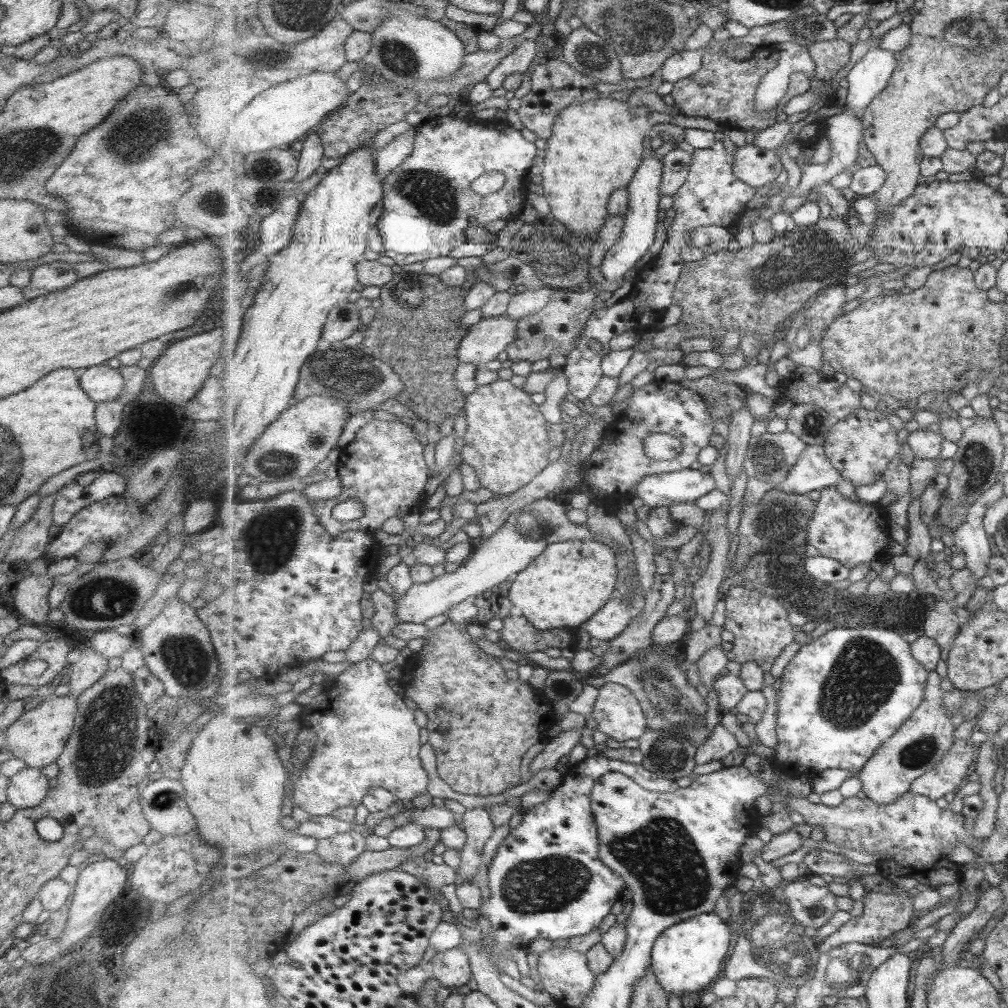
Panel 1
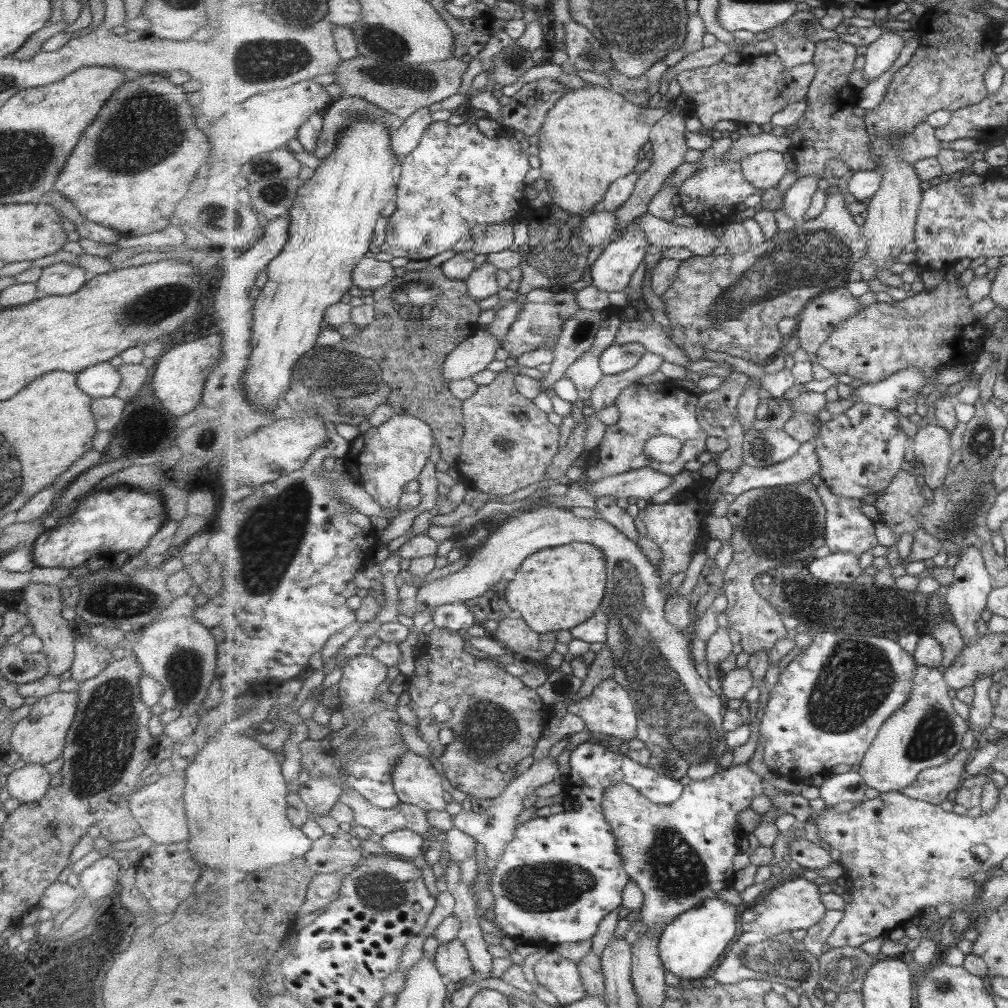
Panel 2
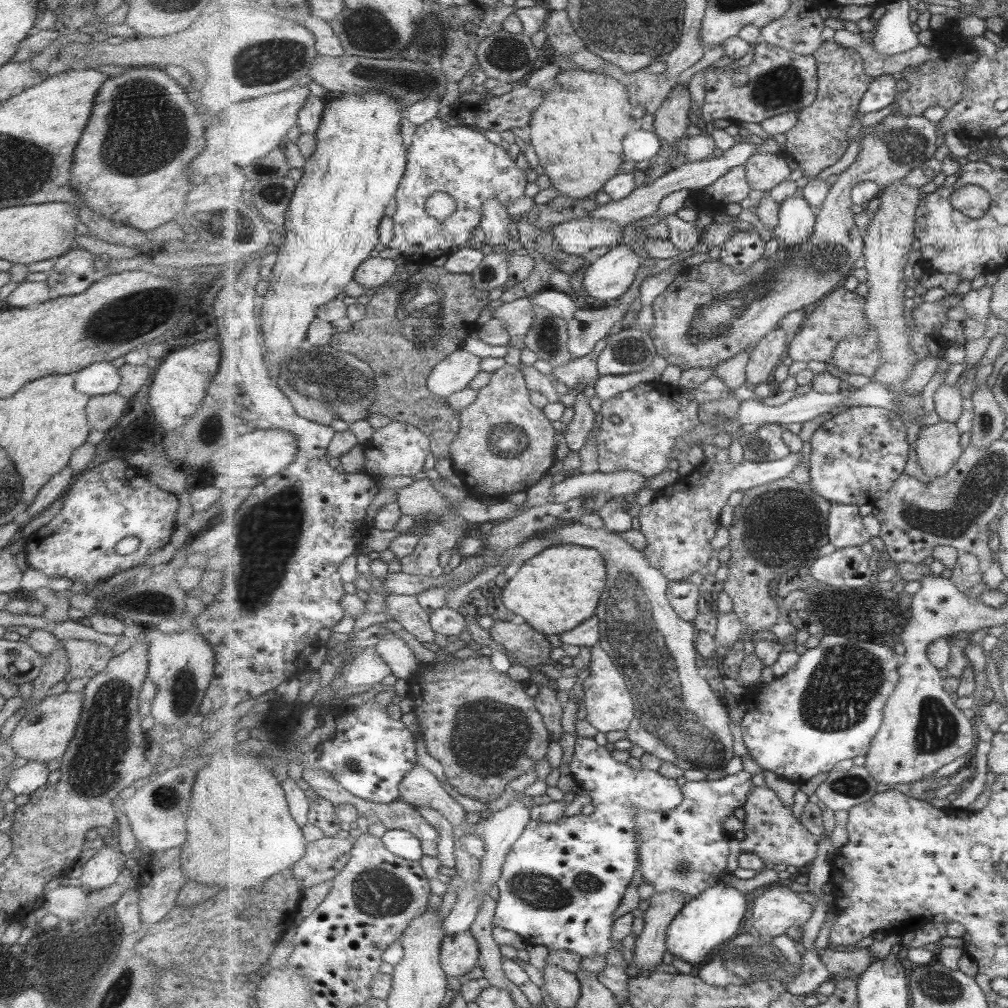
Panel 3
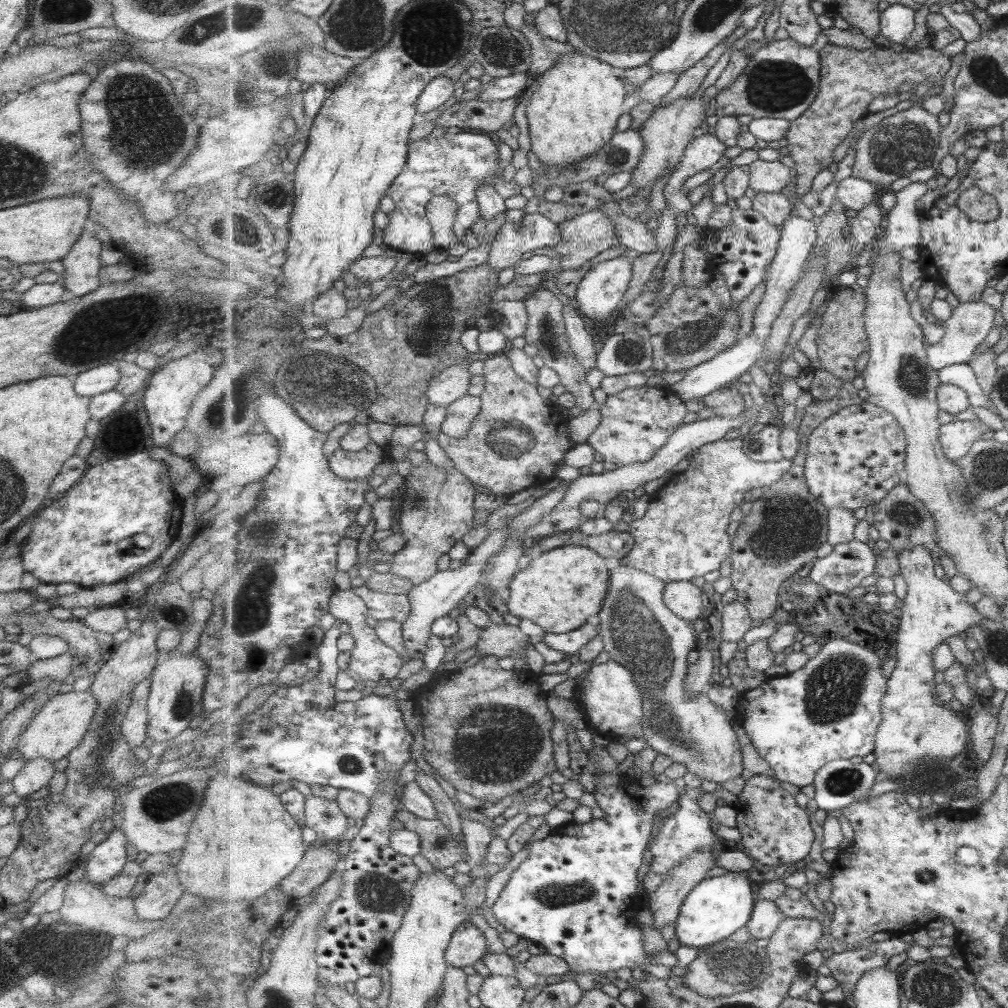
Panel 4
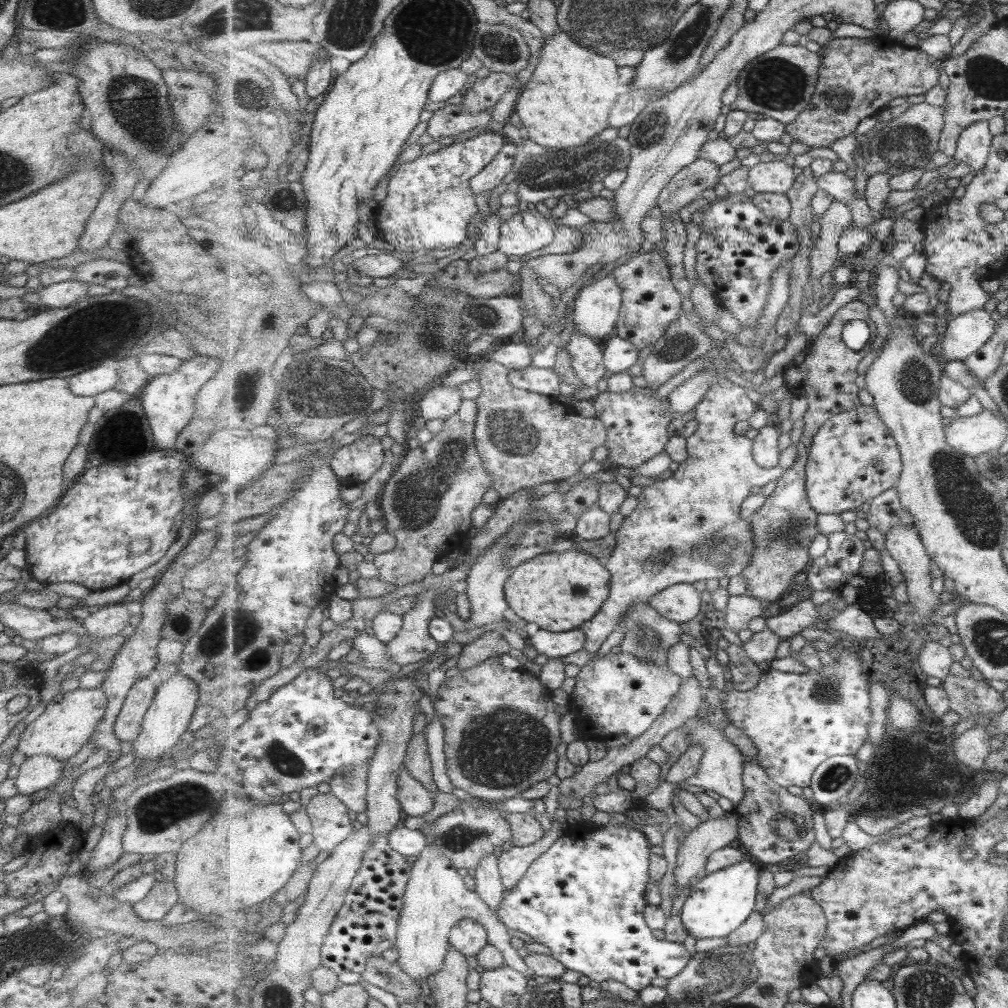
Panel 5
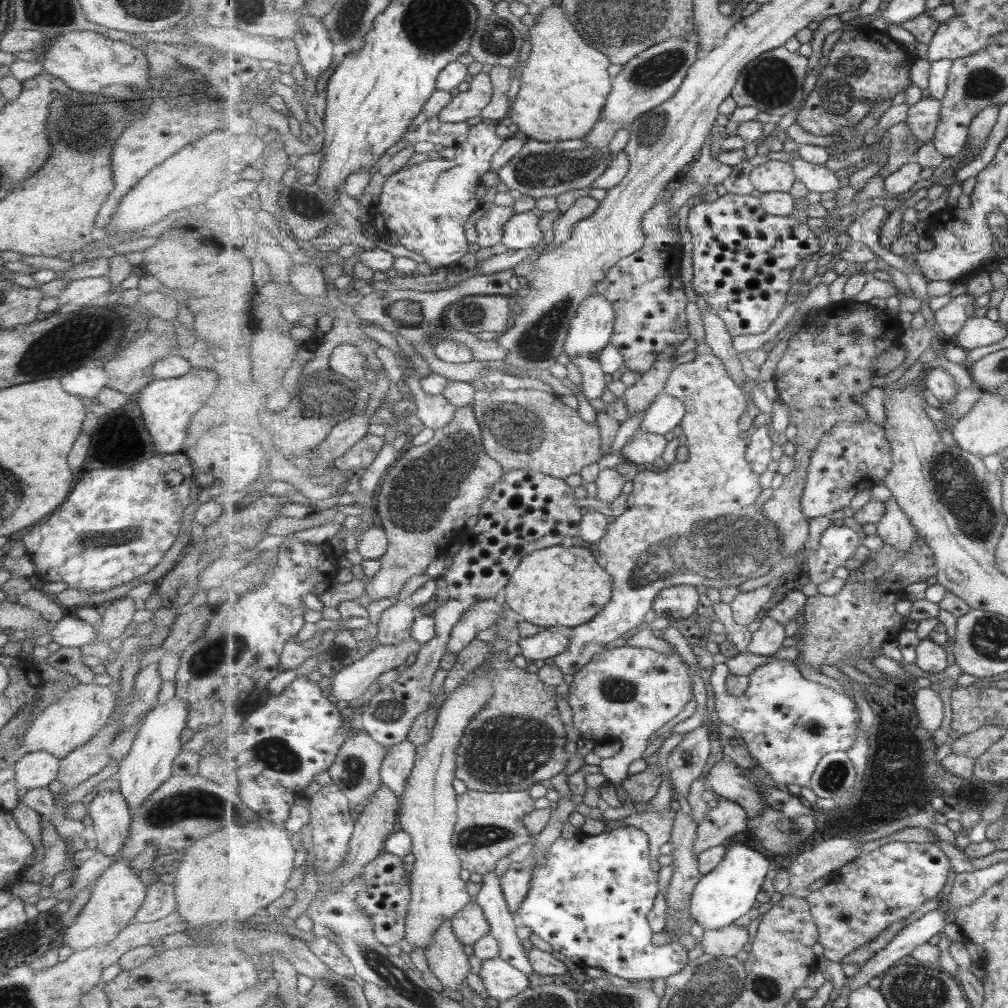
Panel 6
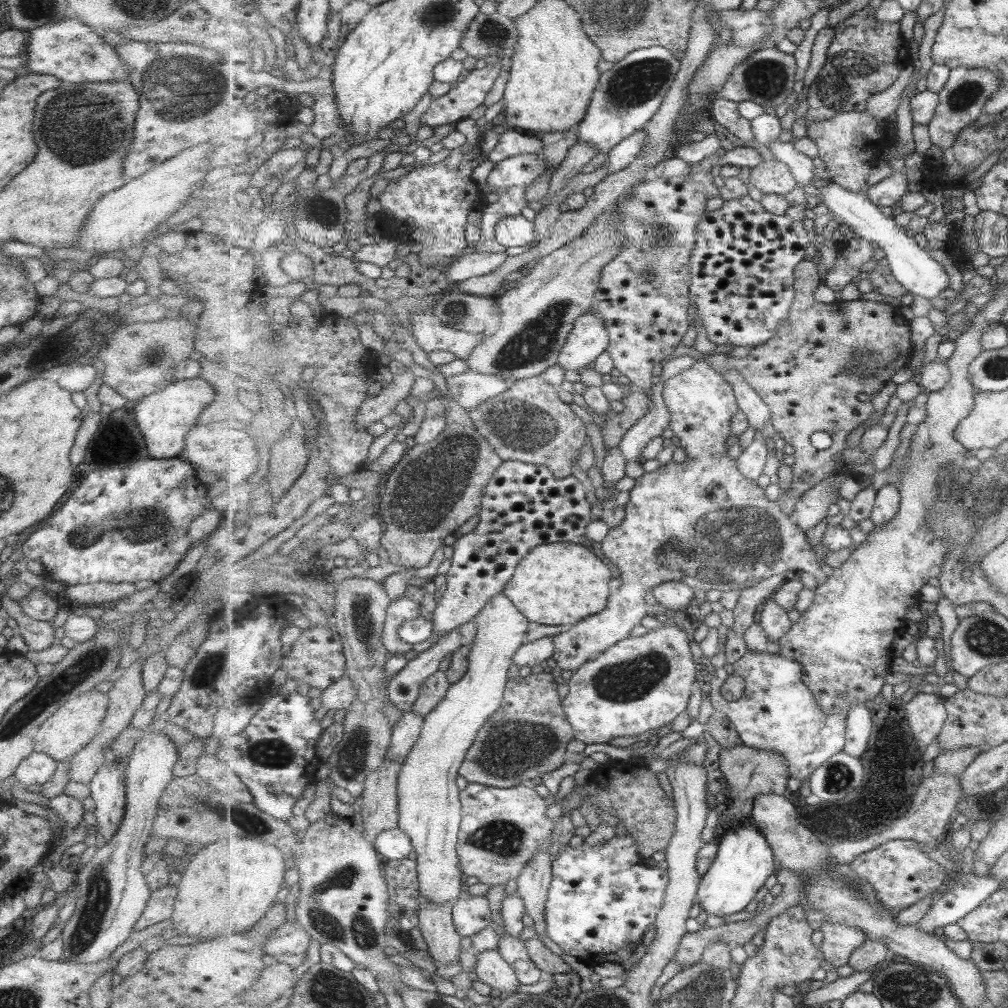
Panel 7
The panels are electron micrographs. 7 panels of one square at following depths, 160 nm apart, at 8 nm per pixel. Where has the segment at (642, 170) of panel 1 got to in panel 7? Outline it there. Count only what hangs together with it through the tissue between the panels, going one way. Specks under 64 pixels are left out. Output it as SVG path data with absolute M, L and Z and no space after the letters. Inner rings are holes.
M590 309L589 313L577 319L561 351L558 365L565 371L582 372L608 350L609 343L610 336L604 318Z

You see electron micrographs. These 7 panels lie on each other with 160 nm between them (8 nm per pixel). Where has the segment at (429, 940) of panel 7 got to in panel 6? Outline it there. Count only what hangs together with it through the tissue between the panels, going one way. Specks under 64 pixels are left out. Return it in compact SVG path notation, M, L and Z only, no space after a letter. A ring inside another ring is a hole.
M452 919L442 922L424 954L430 970L450 990L458 990L459 984L467 980L473 971L469 956L465 954L464 943L454 933Z

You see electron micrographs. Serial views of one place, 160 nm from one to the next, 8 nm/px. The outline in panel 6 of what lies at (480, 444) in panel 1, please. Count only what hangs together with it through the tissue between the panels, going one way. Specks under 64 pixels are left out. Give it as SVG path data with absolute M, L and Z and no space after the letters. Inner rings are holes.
M539 389L479 390L472 407L480 422L488 455L503 465L505 473L515 469L533 469L564 479L579 474L585 466L593 462L599 463L602 458L601 430L597 424L585 423L577 409L569 408L550 392Z

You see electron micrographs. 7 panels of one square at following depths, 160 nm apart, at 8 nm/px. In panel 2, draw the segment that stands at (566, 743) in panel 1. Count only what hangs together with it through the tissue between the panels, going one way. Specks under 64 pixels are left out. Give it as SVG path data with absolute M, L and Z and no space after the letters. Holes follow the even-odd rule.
M547 756L542 760L535 760L529 769L507 785L504 793L494 799L492 801L493 805L490 805L484 813L478 813L474 810L467 812L461 810L454 815L455 827L470 834L477 842L482 844L486 851L487 858L490 858L490 862L495 864L495 866L498 864L503 854L505 854L505 847L515 839L518 826L520 825L518 823L518 816L526 809L525 804L523 804L525 797L535 794L537 788L541 788L541 786L545 786L545 784L557 780L559 766L556 760L557 759Z

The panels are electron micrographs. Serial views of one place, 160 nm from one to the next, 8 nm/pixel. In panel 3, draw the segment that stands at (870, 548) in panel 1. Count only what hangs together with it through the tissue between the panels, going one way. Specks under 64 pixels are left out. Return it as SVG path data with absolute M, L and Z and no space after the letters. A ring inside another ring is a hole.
M831 502L829 512L830 544L836 549L851 548L869 543L871 534L863 526L859 505Z

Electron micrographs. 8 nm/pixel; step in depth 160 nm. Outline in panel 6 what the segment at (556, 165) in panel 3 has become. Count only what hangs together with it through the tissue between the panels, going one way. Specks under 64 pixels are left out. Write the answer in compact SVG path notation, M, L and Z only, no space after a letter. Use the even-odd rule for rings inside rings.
M561 4L553 5L545 9L544 13L535 16L535 23L529 28L529 32L530 57L520 77L520 91L510 103L508 116L527 138L539 142L553 144L565 140L583 140L587 134L592 133L593 126L601 121L609 94L612 93L613 80L607 72L612 60L595 46L585 42Z

